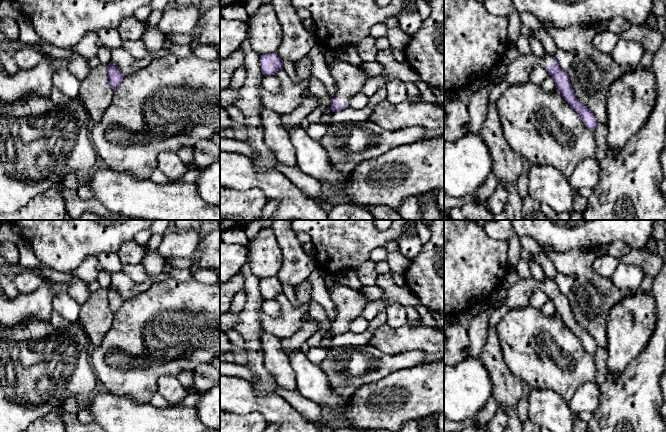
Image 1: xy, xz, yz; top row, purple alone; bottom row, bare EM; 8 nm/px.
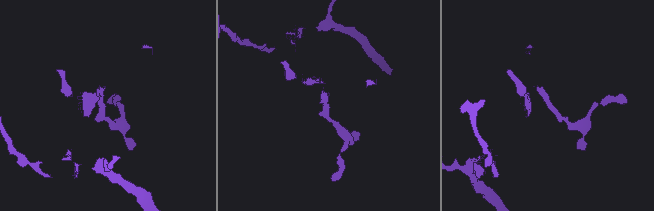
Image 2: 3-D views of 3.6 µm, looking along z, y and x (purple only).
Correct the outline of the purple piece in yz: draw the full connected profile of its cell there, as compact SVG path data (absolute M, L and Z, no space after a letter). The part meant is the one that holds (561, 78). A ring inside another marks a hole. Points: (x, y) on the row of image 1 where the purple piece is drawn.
M533 53L519 54L508 64L507 72L501 82L507 82L510 87L523 85L529 80L530 71L535 67L546 69L548 74L553 77L556 88L560 90L565 101L581 117L584 125L588 129L594 130L599 122L594 114L576 98L568 73L560 68L554 55L548 53L544 53L542 56L536 56Z

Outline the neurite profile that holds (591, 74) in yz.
M574 24L544 31L551 34L559 49L575 53L567 71L574 94L599 123L606 124L609 89L625 69L613 60L610 53L602 53L593 46L597 33L593 25Z

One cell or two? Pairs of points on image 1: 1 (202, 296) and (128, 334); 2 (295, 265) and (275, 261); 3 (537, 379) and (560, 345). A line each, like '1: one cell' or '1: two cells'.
1: one cell
2: two cells
3: one cell

